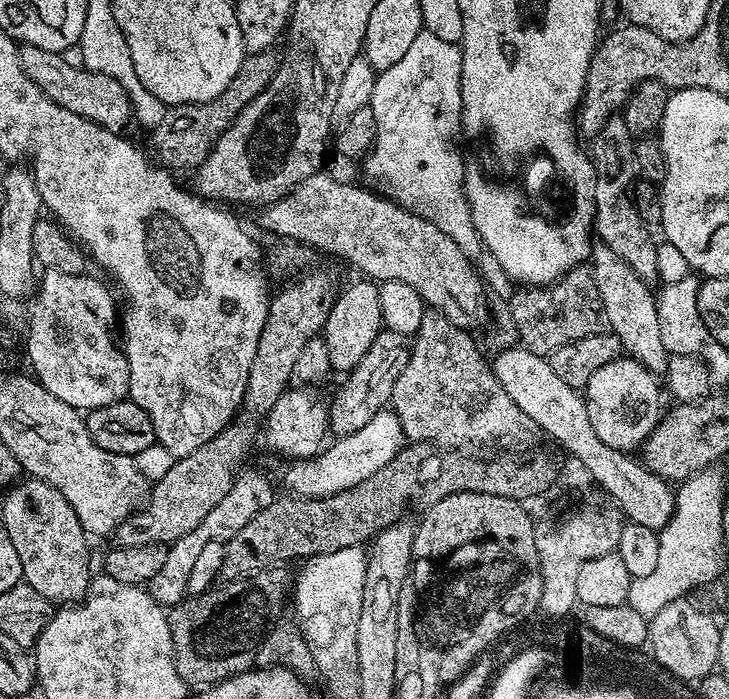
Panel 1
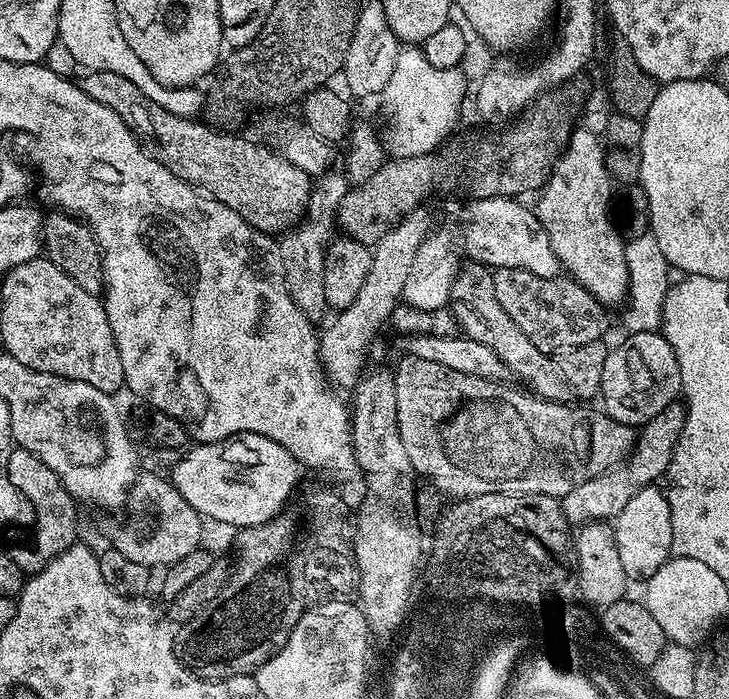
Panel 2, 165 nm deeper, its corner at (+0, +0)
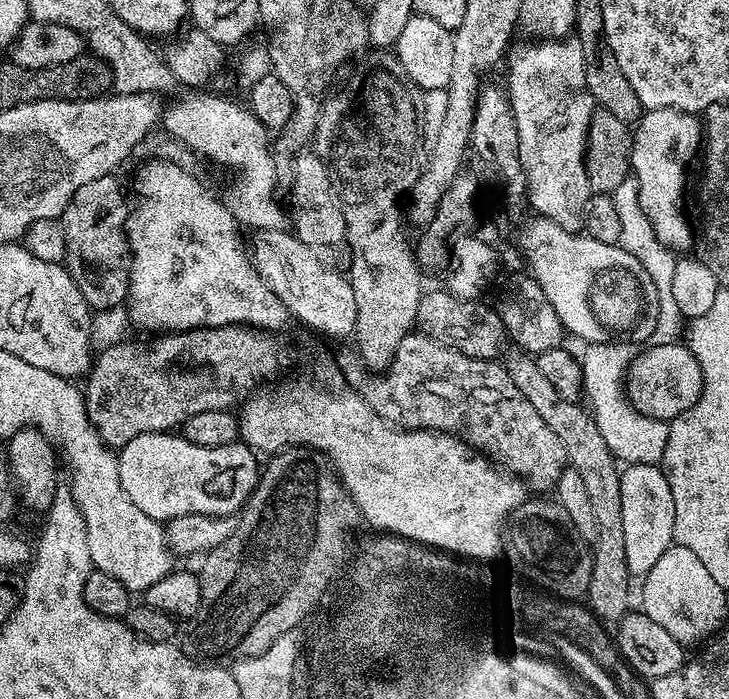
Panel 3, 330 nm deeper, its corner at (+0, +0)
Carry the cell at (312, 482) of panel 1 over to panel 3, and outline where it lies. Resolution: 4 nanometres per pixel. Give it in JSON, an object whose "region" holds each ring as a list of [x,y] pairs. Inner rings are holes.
{"region":[[[172,432],[142,434],[119,449],[119,474],[126,498],[157,522],[186,514],[231,516],[239,513],[260,481],[257,453],[243,442],[203,448]]]}

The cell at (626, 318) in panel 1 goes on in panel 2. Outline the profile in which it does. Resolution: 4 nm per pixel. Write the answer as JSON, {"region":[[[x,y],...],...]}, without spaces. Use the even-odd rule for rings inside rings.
{"region":[[[577,127],[539,189],[534,211],[550,238],[550,246],[554,246],[561,269],[598,303],[620,306],[628,295],[626,240],[617,232],[610,215],[614,184],[604,165],[605,151],[597,133],[595,136],[588,128]]]}

